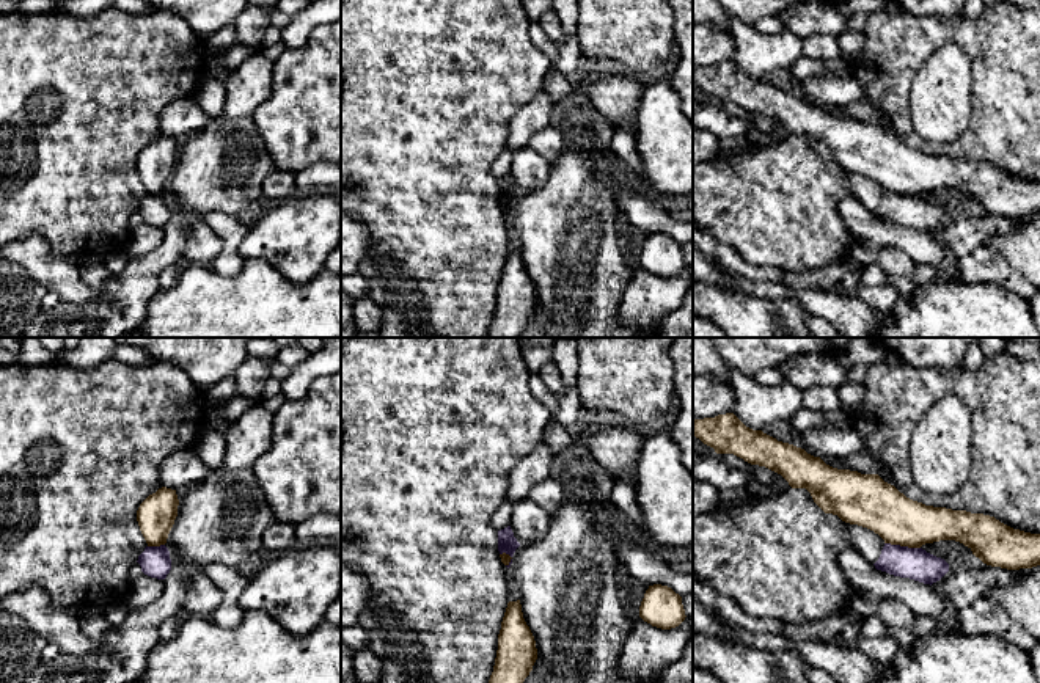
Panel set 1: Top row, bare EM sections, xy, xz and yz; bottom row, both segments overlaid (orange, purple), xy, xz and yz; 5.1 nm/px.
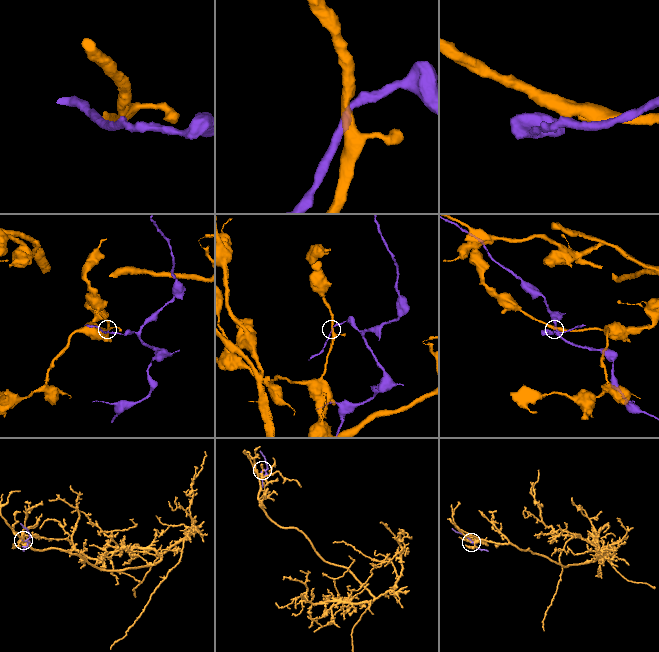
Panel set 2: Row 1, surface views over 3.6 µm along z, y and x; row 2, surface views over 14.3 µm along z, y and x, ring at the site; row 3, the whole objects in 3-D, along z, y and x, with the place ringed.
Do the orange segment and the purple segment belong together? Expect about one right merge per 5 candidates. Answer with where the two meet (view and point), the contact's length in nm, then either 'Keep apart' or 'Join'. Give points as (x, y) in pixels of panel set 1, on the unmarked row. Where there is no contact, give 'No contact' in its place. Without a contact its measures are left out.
Touches orange at yz (902, 193). Shared border 190 nm. Keep apart

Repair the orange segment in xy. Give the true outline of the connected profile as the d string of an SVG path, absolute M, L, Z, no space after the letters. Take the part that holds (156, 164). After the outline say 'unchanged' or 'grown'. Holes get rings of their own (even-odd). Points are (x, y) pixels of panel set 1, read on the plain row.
M162 135L149 143L137 159L137 170L148 195L167 192L178 165L179 148L176 138Z; unchanged

